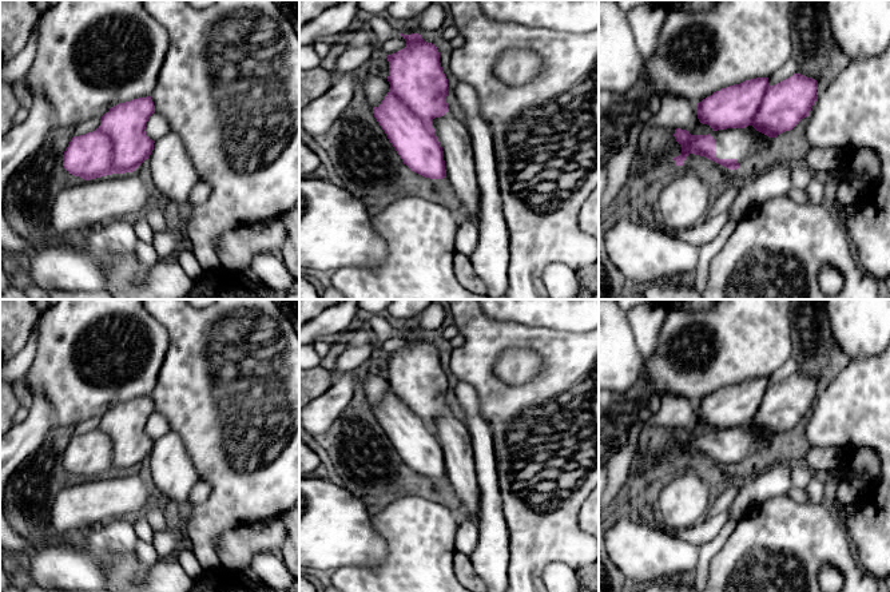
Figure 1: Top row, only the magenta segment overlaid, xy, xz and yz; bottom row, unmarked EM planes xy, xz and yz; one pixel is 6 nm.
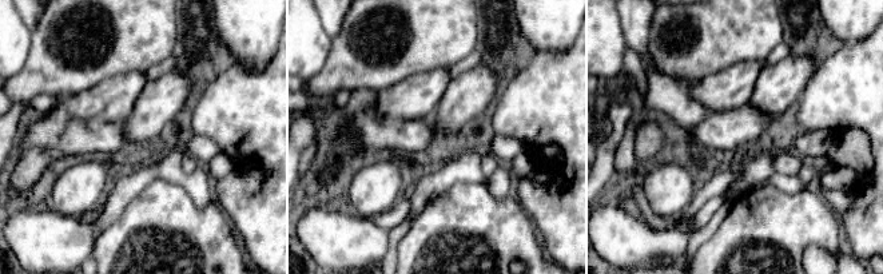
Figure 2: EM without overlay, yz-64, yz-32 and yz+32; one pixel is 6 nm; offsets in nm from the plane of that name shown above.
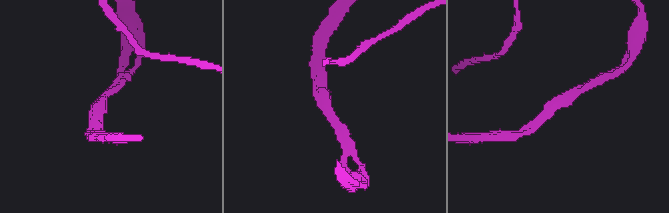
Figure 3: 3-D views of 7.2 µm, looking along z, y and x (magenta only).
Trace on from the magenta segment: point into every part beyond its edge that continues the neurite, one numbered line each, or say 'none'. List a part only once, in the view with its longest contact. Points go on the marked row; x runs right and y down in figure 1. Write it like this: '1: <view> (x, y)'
1: xz (453, 136)

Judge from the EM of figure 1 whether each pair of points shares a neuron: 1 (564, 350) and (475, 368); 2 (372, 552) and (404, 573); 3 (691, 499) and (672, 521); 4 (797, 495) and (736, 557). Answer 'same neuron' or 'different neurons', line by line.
1: same neuron
2: different neurons
3: same neuron
4: different neurons

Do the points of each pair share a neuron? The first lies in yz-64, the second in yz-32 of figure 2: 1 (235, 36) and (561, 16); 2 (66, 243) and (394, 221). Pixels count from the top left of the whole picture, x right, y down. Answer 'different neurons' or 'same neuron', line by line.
1: same neuron
2: different neurons

